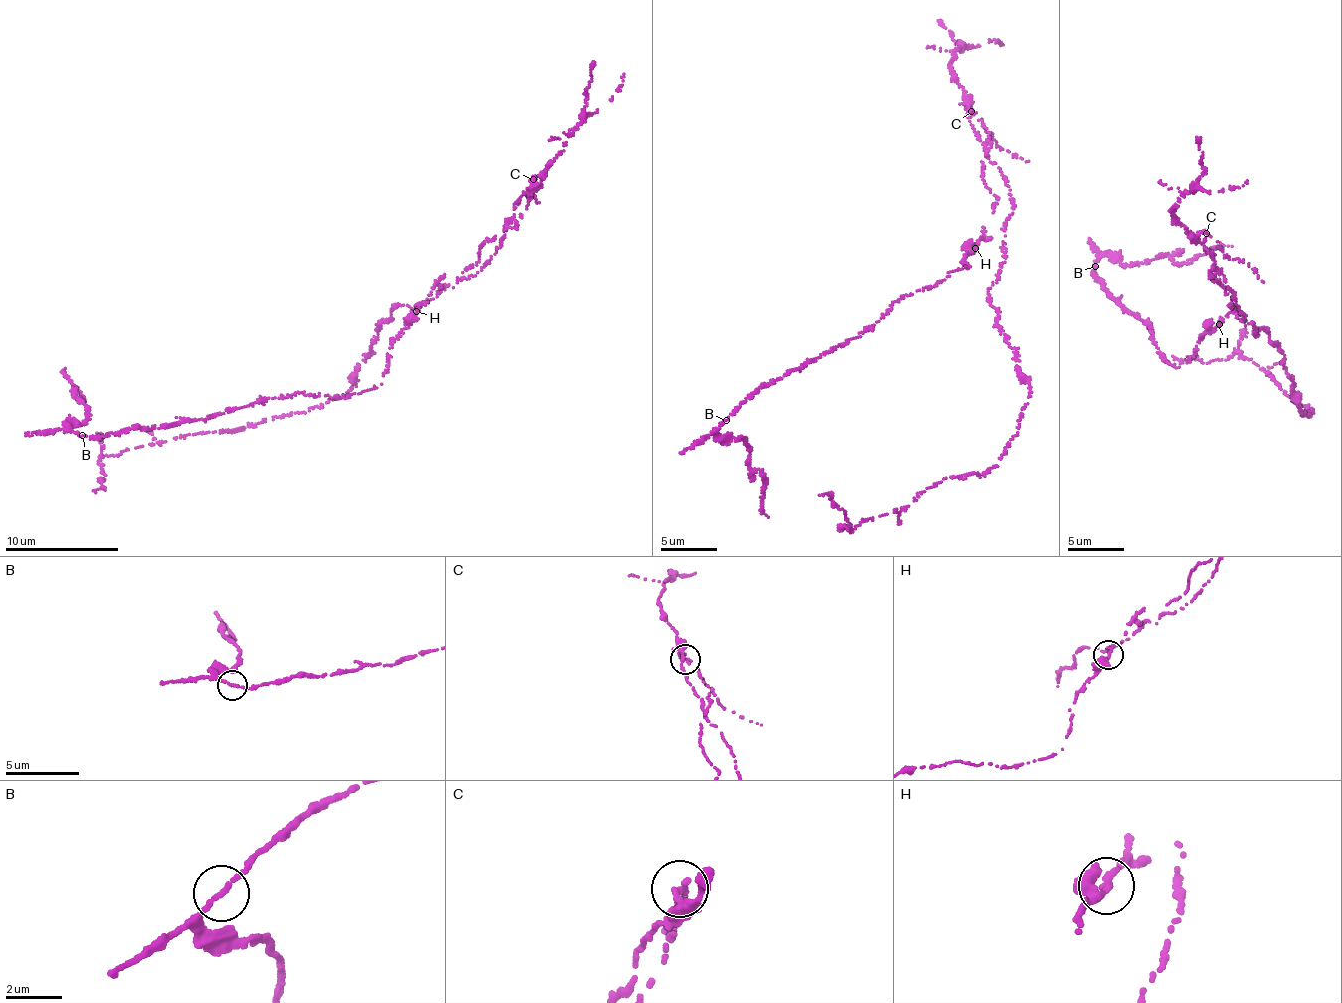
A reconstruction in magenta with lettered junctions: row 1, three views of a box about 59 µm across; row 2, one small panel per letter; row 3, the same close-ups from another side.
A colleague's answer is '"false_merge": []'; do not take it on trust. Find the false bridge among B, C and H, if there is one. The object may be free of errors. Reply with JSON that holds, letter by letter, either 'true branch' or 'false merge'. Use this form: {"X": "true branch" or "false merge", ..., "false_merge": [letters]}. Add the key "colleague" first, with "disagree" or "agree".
{"colleague": "disagree", "B": "true branch", "C": "false merge", "H": "true branch", "false_merge": ["C"]}

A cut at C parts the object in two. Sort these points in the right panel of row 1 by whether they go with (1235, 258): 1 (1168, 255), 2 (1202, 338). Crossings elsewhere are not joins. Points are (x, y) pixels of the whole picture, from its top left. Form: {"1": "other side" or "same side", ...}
{"1": "other side", "2": "other side"}

